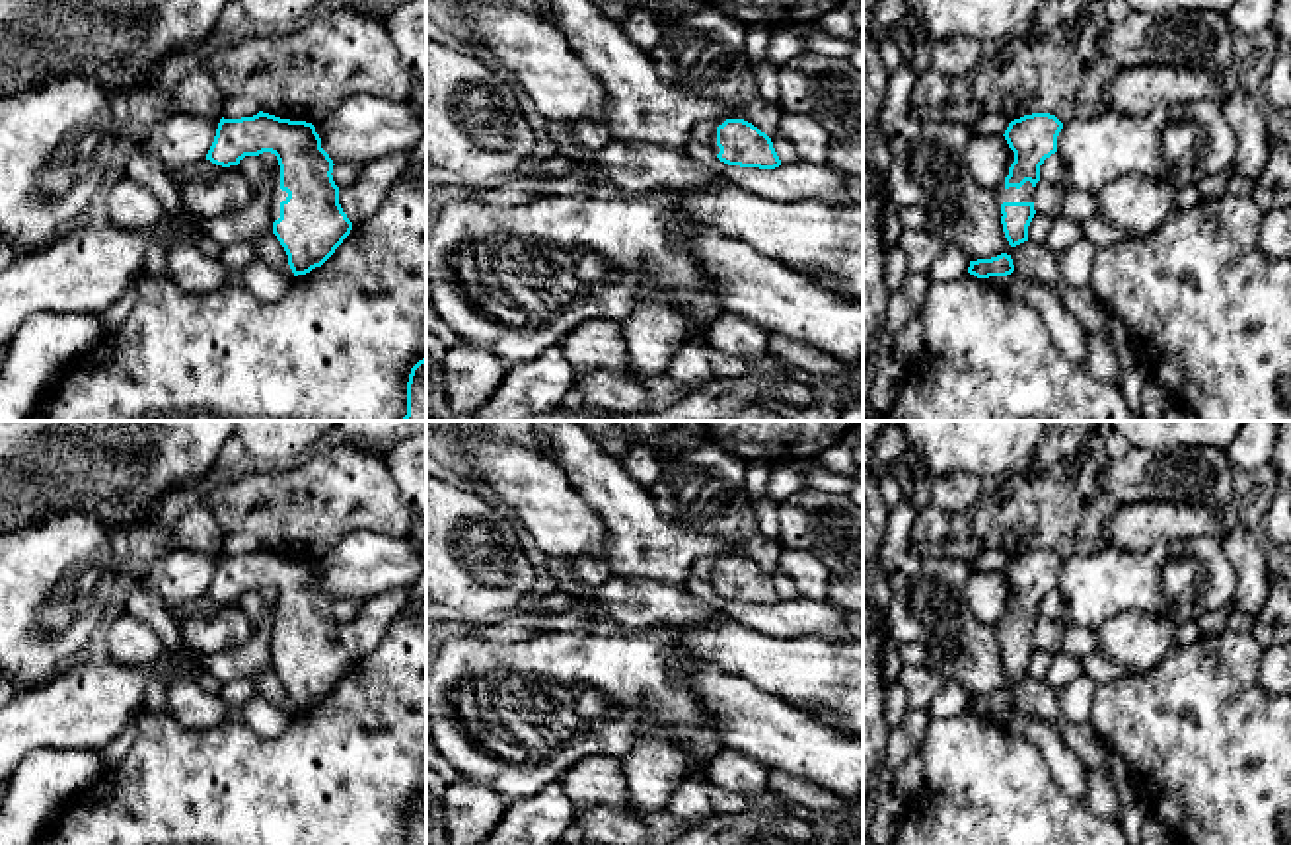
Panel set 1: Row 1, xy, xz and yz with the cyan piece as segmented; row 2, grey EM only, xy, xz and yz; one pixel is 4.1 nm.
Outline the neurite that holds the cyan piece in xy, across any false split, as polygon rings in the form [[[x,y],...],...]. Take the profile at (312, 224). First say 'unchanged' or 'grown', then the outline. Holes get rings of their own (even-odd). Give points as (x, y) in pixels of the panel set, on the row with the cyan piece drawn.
grown; [[[263,111],[241,119],[222,117],[206,160],[230,167],[263,152],[278,160],[273,177],[273,234],[294,276],[306,275],[321,267],[352,230],[331,175],[335,164],[312,123]]]

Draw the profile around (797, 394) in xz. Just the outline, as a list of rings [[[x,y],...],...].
[[[791,382],[789,386],[785,386],[781,399],[798,407],[808,407],[816,401],[812,389],[800,382]]]

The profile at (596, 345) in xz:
[[[592,319],[565,333],[557,345],[578,374],[604,370],[631,376],[621,323]]]

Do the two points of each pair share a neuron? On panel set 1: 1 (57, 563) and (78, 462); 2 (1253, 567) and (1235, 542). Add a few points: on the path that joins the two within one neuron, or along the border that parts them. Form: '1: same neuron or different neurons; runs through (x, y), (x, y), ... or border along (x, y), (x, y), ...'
1: different neurons; border along (26, 526), (57, 513), (86, 511), (110, 532)
2: same neuron; runs through (1249, 561), (1241, 548)

